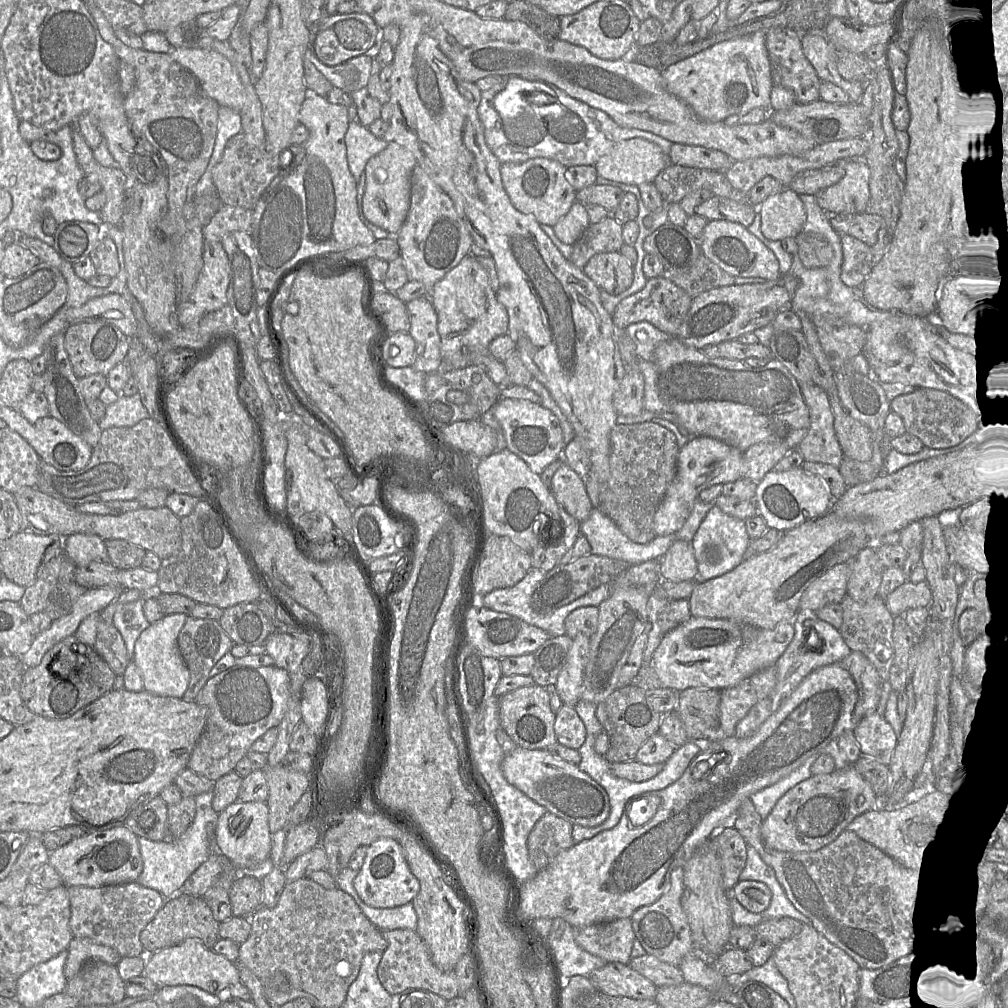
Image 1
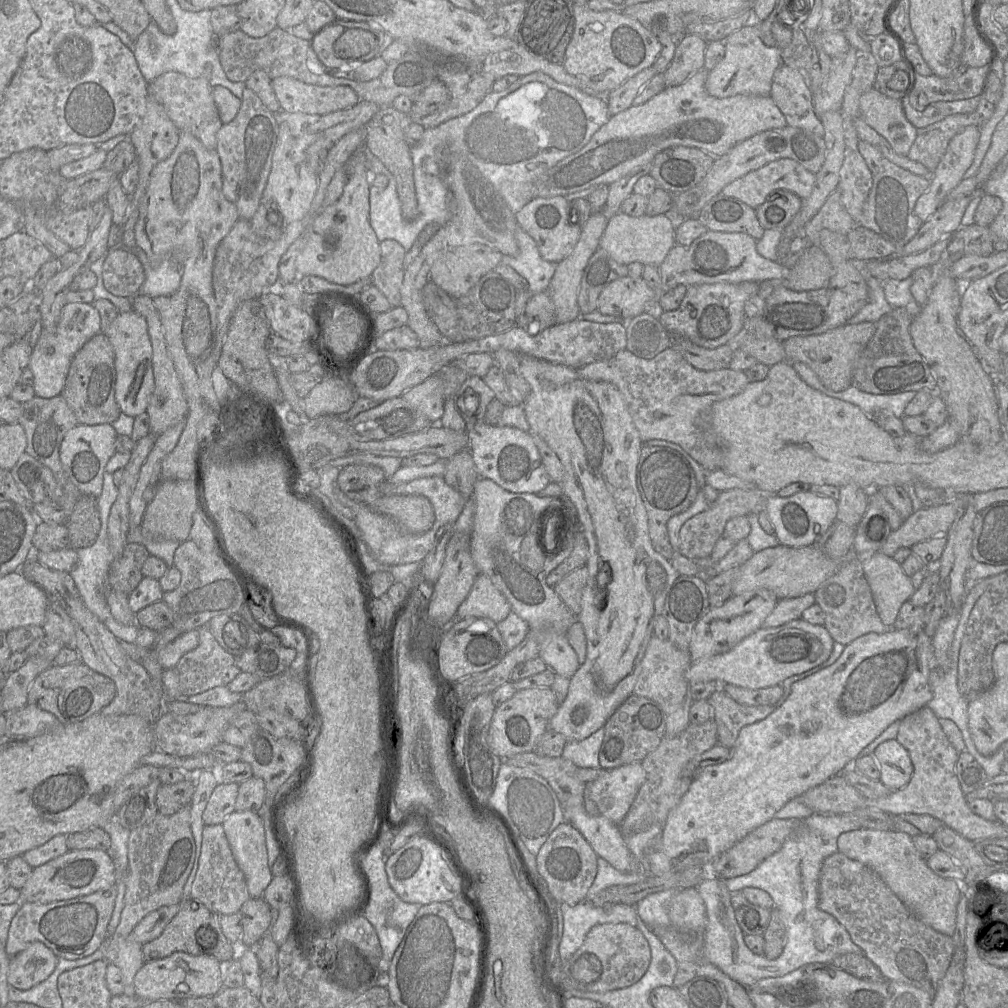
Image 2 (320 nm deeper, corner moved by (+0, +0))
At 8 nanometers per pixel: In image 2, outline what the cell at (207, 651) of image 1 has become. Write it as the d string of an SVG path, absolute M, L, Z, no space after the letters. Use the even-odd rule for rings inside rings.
M208 624L199 628L198 633L198 646L183 655L175 667L179 676L180 697L193 696L218 686L227 686L241 673L235 664L235 657L220 646Z

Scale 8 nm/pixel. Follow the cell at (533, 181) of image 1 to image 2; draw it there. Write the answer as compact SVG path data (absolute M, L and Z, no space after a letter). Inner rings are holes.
M564 196L535 197L515 214L515 218L518 226L535 240L541 257L549 262L559 263L566 258L580 238L581 226L575 224L574 209Z

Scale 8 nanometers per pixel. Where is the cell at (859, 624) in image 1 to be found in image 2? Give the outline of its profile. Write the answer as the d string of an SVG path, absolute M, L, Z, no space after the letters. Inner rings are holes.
M859 558L844 563L834 575L820 585L814 596L815 603L821 607L825 615L823 626L834 642L846 646L863 635L884 634L890 630L882 623L877 613L873 594L863 571L862 560Z

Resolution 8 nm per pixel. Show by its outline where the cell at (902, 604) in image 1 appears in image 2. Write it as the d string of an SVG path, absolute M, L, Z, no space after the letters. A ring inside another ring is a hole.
M882 553L863 557L862 566L871 588L877 613L882 623L891 629L901 606L917 590L901 565Z

